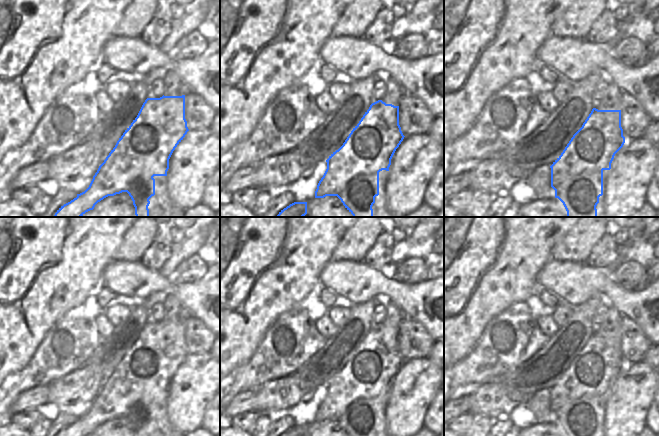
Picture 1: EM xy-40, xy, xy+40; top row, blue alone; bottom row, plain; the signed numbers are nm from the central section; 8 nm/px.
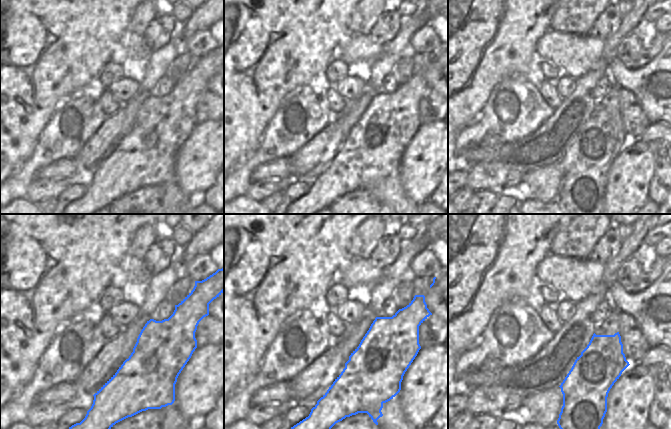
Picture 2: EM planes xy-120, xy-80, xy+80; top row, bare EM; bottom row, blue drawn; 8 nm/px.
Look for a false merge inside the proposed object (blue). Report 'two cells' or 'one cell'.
two cells

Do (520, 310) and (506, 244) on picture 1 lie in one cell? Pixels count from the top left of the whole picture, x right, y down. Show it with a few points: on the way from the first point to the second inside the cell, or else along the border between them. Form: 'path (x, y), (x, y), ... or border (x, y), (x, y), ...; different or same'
border (524, 301), (518, 301), (497, 313); different

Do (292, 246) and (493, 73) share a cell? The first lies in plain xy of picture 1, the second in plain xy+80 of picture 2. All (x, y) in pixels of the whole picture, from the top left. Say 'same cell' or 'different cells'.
same cell

